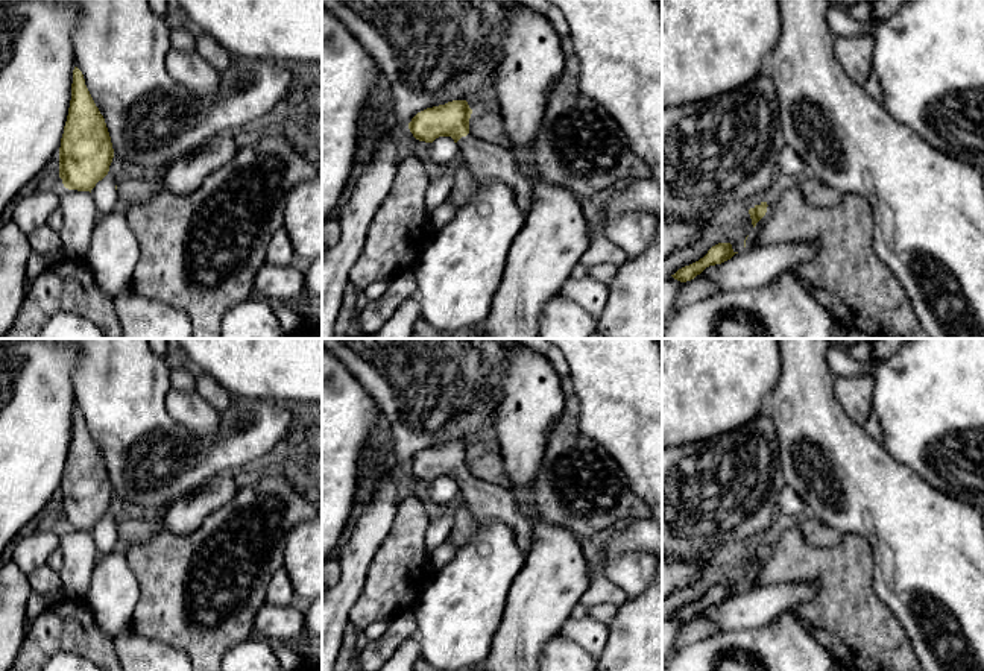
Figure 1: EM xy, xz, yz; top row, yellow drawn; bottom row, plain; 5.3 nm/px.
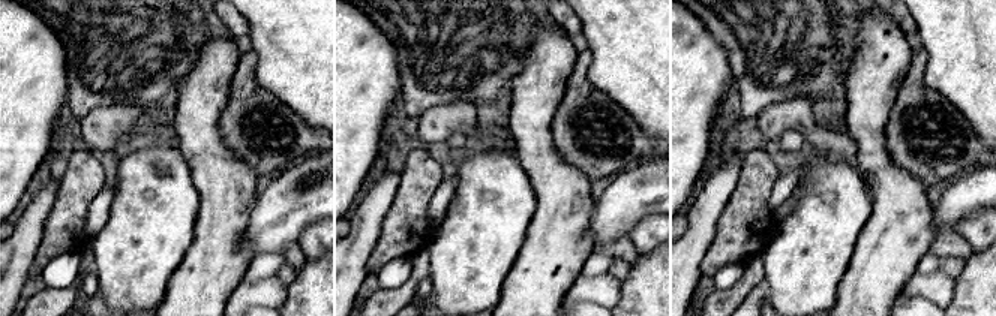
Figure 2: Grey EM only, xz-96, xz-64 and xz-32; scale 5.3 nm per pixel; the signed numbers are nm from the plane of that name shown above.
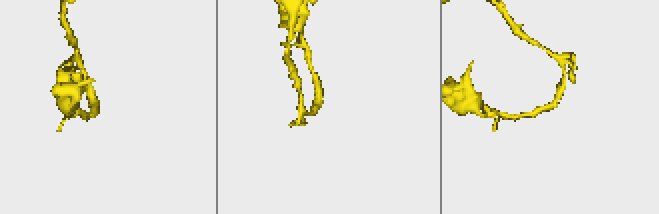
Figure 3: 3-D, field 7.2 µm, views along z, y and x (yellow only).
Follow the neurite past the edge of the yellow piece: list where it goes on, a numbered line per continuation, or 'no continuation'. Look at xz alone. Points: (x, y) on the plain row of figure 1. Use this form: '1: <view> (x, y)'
1: xz (486, 501)

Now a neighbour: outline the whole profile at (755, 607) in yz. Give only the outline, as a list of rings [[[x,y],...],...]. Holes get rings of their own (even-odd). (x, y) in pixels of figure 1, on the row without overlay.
[[[811,580],[744,589],[730,600],[706,607],[695,618],[714,622],[720,630],[749,630],[773,624],[782,615],[817,597]]]

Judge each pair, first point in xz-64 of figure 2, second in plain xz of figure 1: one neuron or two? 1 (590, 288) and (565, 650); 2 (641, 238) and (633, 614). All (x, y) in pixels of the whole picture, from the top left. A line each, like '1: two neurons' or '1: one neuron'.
1: two neurons
2: two neurons

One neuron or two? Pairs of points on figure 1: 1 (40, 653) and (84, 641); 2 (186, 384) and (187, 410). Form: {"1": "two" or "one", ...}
{"1": "one", "2": "two"}

